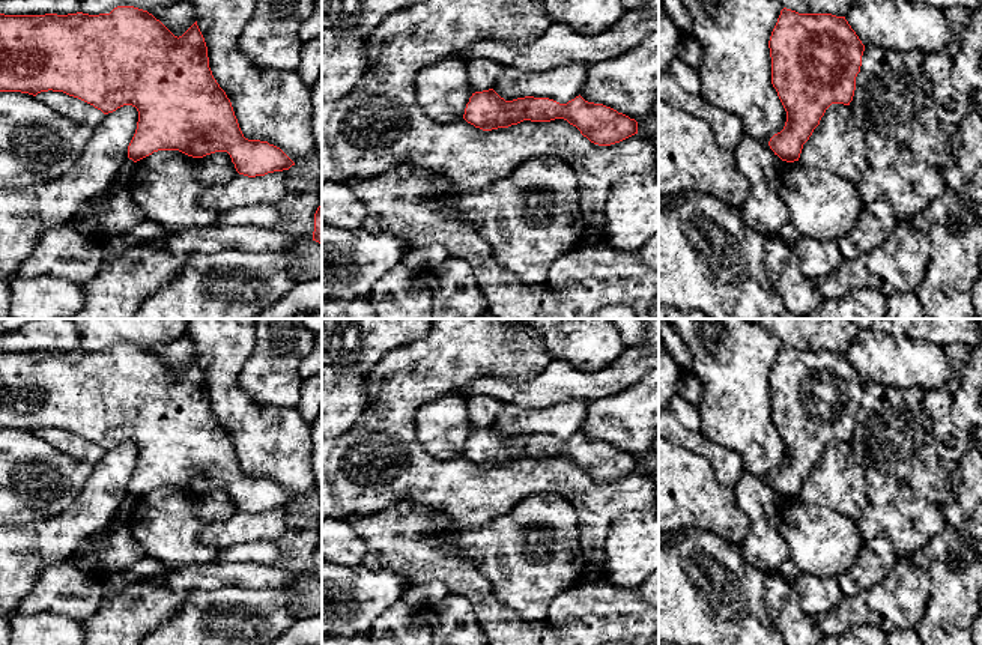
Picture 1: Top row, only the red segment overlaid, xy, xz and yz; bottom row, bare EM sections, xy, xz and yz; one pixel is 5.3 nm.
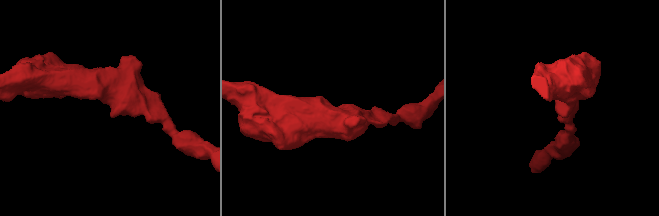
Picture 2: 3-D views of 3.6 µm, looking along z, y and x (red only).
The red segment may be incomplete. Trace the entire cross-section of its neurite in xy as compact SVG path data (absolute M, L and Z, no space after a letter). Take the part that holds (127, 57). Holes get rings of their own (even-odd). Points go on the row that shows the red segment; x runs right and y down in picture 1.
M117 6L110 14L99 15L83 12L68 15L0 14L0 92L36 96L48 90L78 98L104 114L123 105L135 107L138 122L128 146L128 158L134 162L158 150L179 150L192 158L227 152L236 171L248 177L289 170L295 165L280 147L244 137L230 99L212 75L208 47L197 21L177 38L152 14L134 6Z

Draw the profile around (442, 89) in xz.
M465 59L436 62L415 77L418 104L429 119L441 125L463 120L472 93Z

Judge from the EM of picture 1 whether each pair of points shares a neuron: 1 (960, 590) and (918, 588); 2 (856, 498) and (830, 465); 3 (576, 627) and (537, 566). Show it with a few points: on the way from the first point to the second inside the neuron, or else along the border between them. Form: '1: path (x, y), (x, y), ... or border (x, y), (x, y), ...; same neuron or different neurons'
1: border (910, 558), (928, 579), (928, 603), (919, 623); different neurons
2: path (848, 490), (836, 478), (836, 472); same neuron
3: border (576, 584), (561, 591), (552, 600), (543, 623); different neurons

